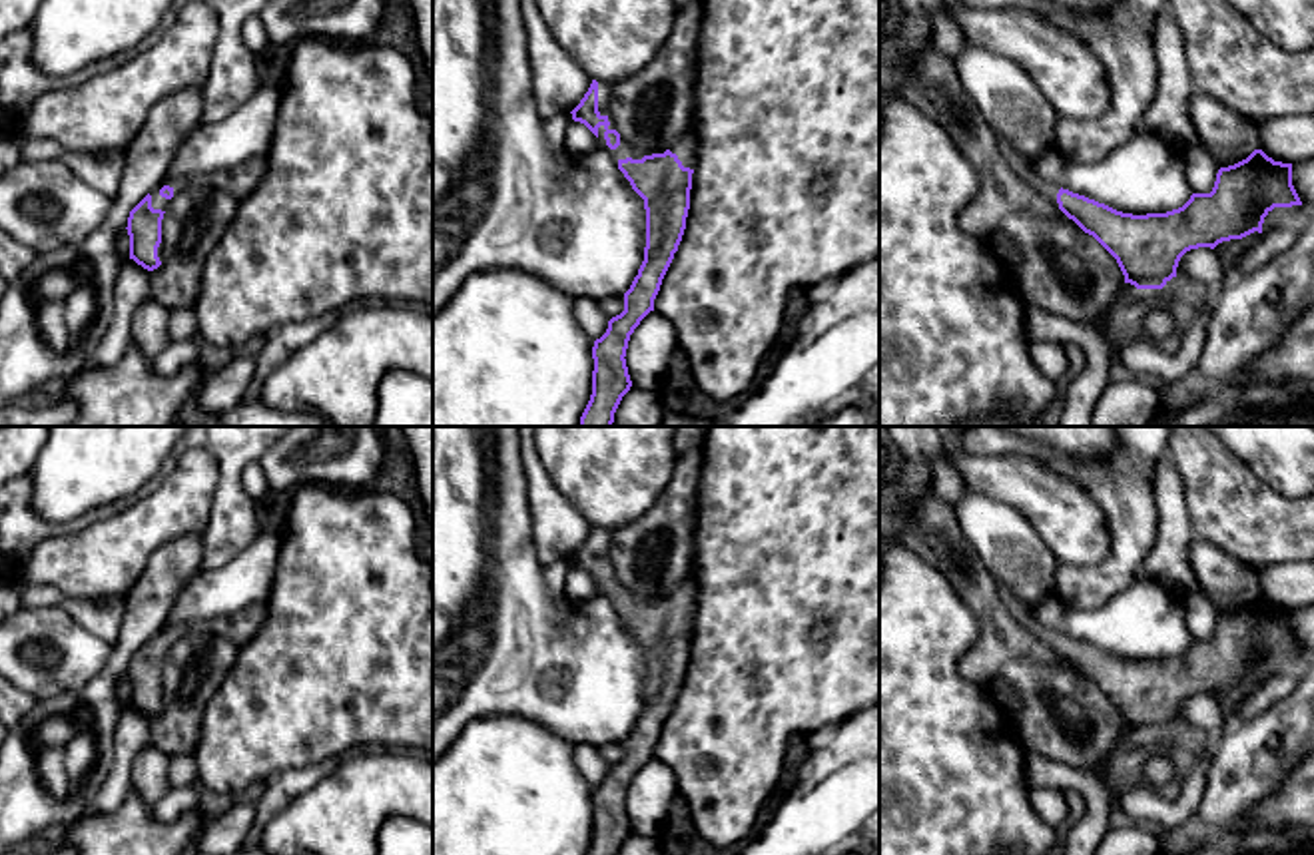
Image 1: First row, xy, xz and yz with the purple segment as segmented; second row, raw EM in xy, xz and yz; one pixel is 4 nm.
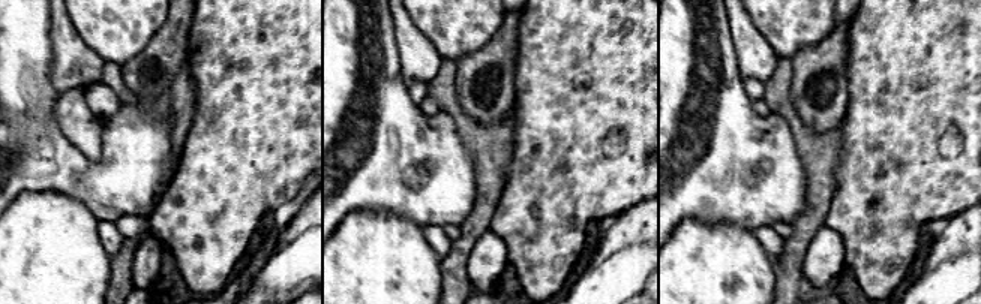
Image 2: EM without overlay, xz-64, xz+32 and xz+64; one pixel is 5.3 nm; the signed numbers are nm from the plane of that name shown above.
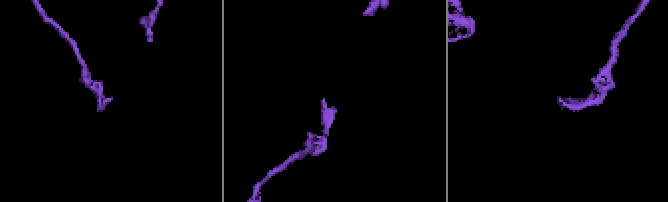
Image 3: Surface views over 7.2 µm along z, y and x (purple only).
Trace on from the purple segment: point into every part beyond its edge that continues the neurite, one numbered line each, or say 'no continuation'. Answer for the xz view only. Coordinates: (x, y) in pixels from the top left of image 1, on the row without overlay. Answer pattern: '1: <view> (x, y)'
1: xz (605, 537)

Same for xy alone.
1: xy (178, 630)

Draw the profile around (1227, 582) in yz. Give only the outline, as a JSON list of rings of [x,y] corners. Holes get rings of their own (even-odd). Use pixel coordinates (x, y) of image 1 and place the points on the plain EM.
[[[1194,536],[1188,544],[1188,562],[1200,592],[1218,614],[1234,612],[1260,594],[1258,568],[1236,560],[1210,540]]]

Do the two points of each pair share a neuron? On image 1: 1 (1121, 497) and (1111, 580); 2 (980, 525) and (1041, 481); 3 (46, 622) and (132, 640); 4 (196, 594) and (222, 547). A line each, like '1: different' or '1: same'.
1: same
2: different
3: different
4: different

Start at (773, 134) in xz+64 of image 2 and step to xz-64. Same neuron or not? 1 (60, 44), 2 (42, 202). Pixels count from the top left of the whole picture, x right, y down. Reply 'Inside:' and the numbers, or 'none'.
Inside: none

